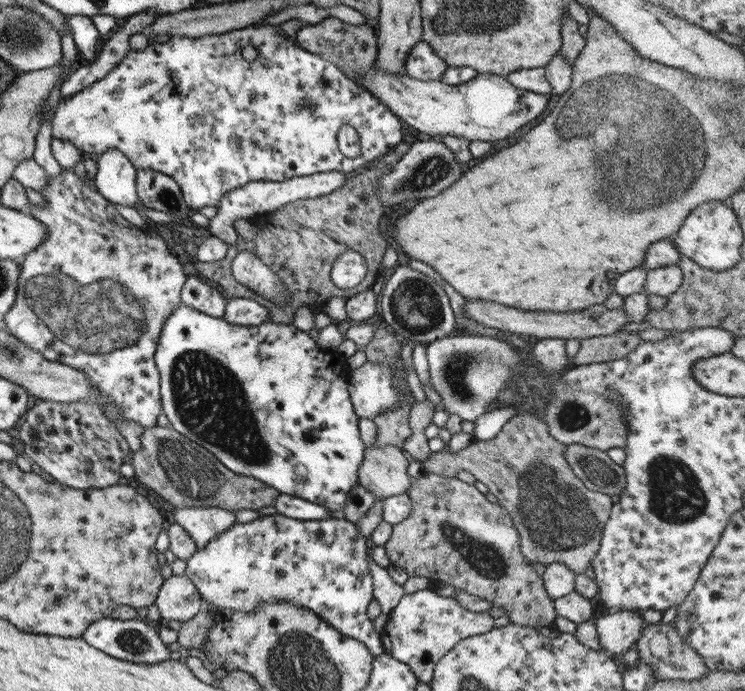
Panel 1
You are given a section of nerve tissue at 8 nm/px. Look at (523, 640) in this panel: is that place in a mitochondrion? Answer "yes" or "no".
no

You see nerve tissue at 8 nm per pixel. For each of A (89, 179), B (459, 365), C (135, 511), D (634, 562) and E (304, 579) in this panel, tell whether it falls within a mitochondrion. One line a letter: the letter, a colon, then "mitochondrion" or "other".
A: other
B: mitochondrion
C: other
D: other
E: other

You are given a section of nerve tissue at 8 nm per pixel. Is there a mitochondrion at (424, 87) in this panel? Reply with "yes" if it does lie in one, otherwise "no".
no

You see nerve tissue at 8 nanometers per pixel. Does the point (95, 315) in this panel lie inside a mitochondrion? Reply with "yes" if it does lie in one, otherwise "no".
yes

